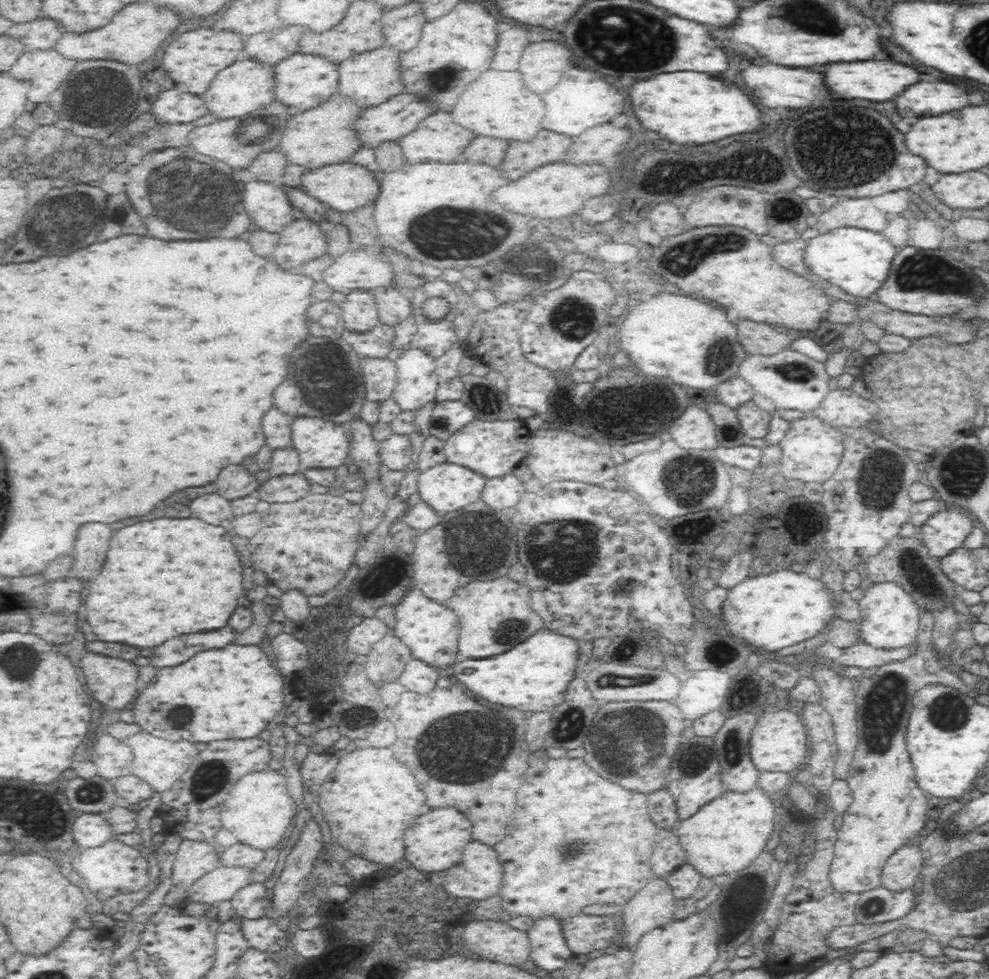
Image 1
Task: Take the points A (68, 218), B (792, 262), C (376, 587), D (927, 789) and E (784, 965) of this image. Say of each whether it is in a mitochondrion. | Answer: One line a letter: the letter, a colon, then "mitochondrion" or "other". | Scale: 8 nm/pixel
A: mitochondrion
B: other
C: other
D: other
E: other

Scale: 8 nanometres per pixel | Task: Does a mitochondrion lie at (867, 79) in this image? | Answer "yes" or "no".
no

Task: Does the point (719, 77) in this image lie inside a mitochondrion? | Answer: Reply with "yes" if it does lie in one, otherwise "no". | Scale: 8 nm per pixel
no

